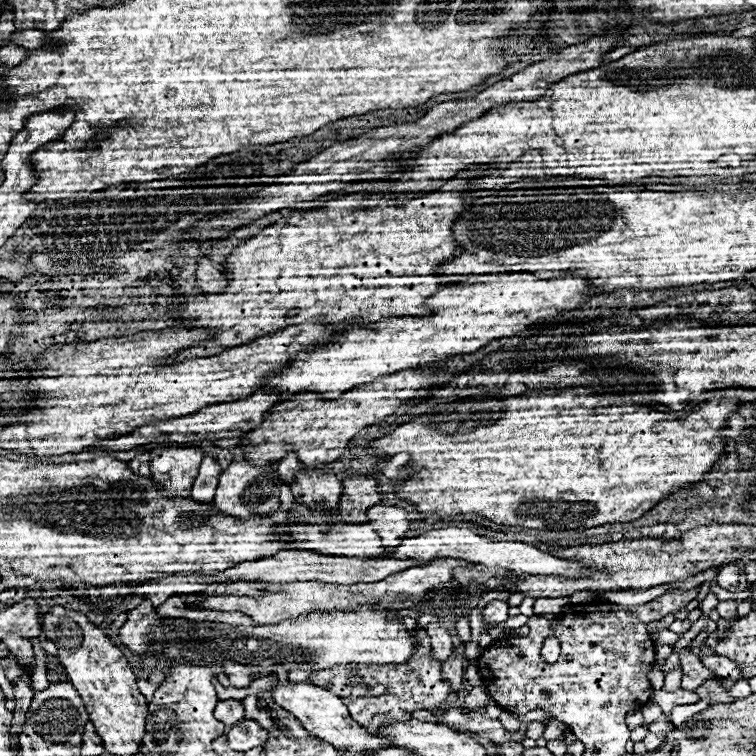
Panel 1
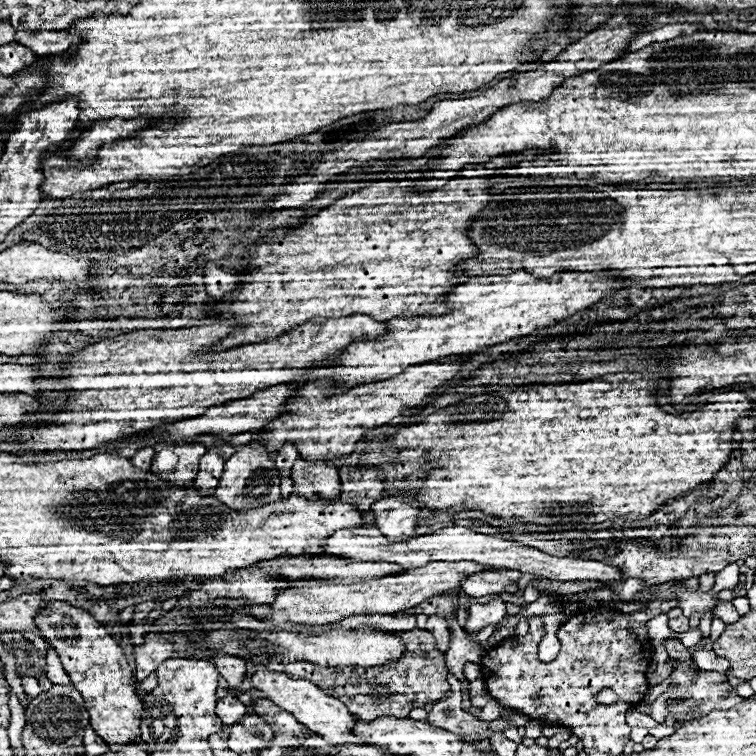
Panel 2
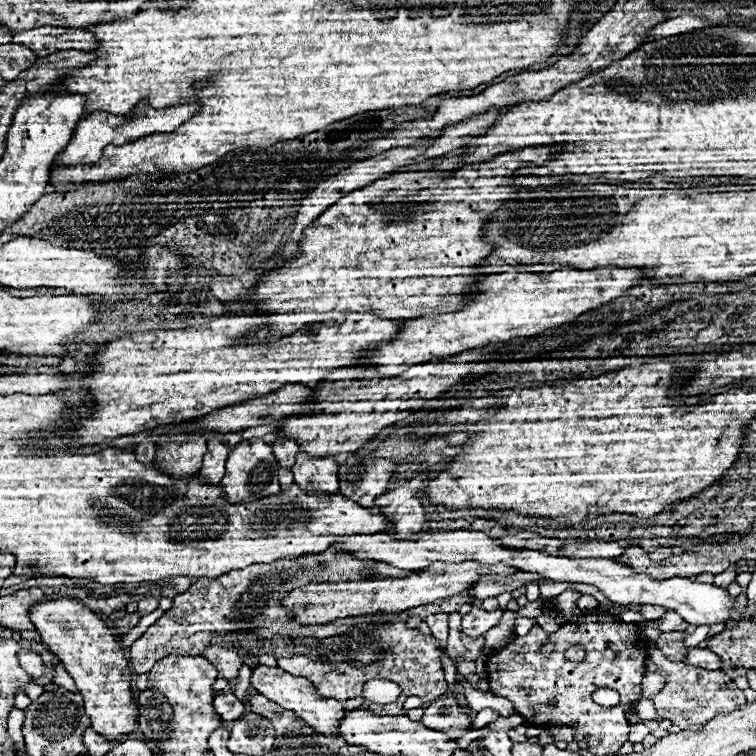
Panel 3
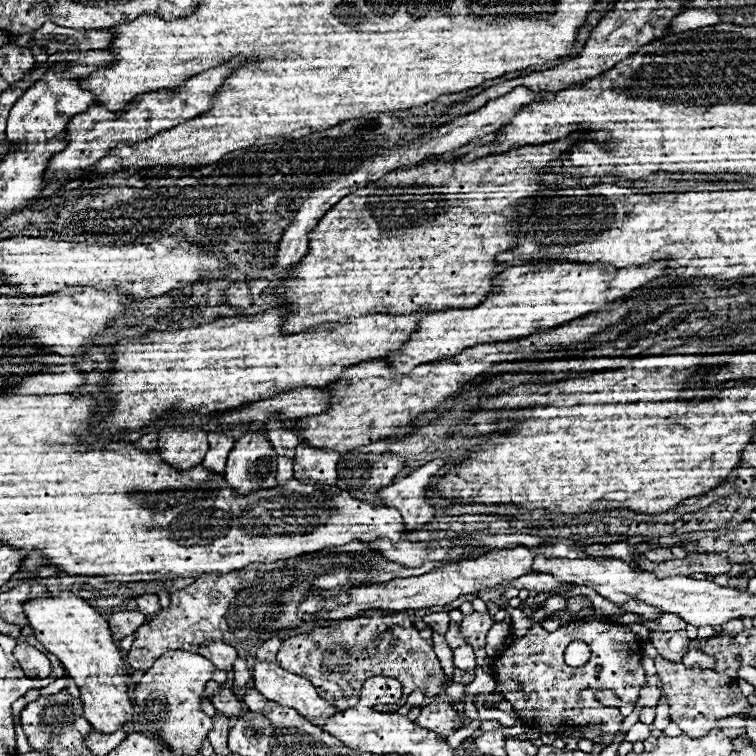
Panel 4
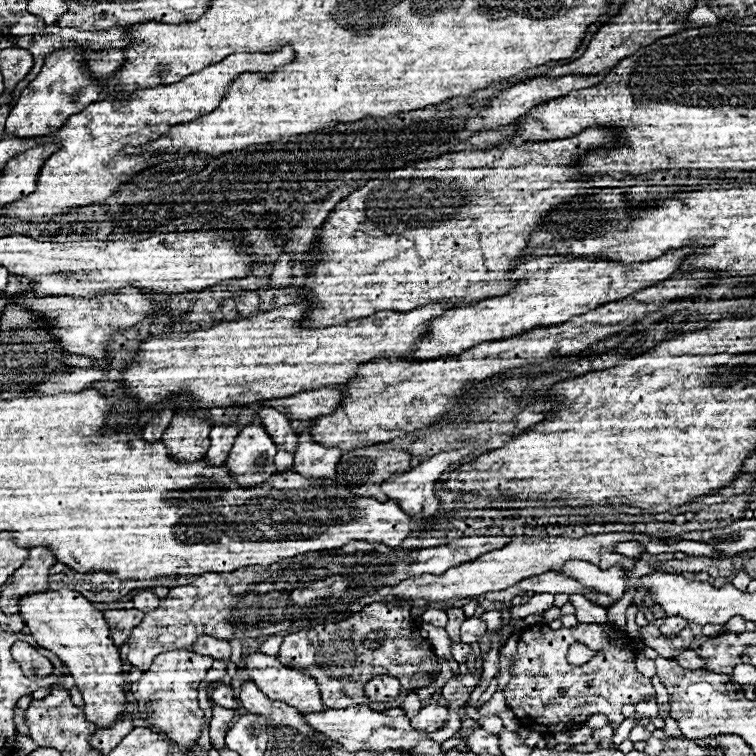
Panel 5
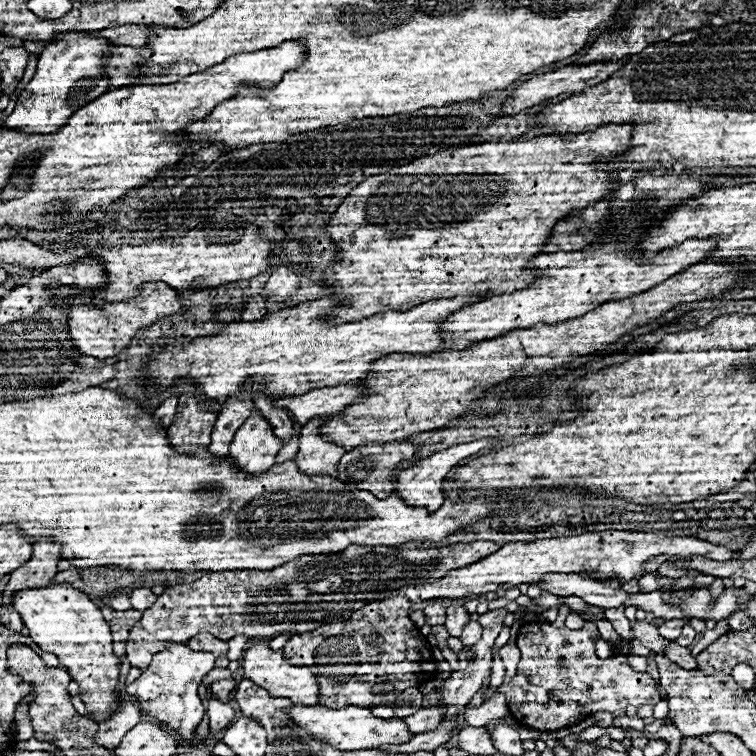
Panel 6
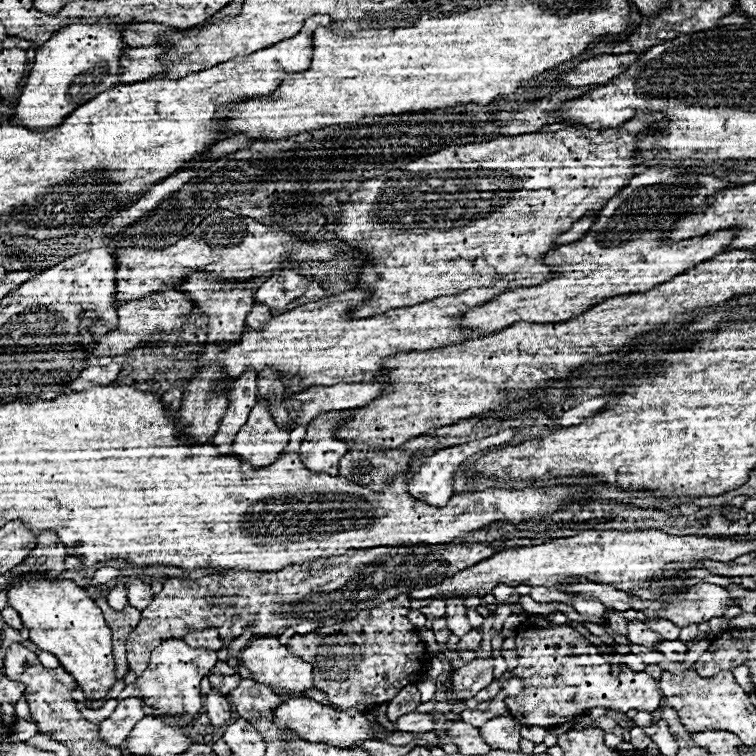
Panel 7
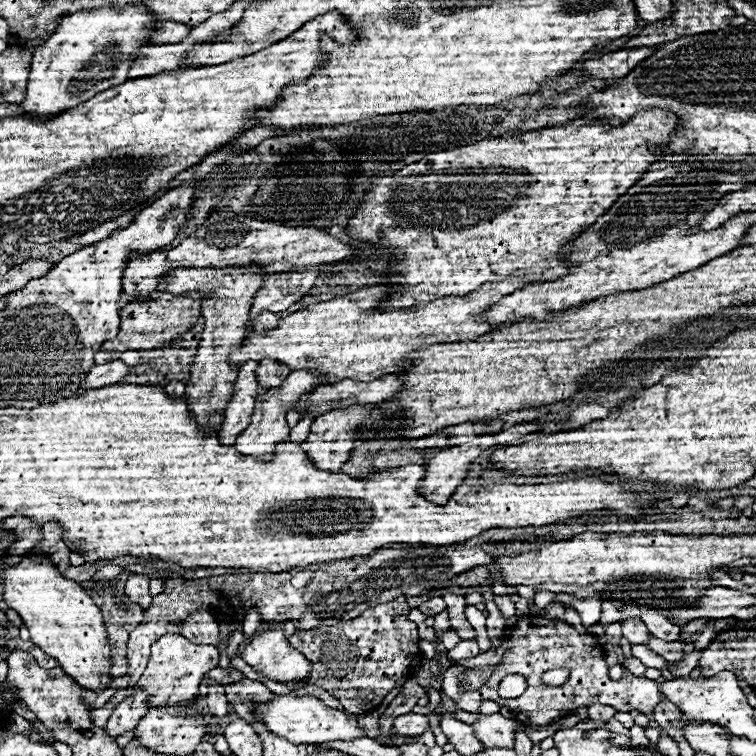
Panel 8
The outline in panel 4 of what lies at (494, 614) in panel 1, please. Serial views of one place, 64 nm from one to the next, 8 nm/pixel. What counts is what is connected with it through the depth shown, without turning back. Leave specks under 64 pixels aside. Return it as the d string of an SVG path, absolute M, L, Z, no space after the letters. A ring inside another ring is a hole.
M468 614L464 616L462 624L460 624L460 632L464 636L464 640L476 650L476 648L482 648L484 646L484 640L486 640L486 632L492 628L494 624L494 618L490 614Z

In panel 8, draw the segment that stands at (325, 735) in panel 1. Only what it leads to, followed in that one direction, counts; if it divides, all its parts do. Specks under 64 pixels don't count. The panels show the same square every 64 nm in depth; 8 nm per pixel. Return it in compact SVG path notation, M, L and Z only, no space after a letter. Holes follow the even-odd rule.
M276 626L256 634L244 646L242 658L256 672L276 682L298 682L310 674L310 662L306 662L296 648L290 648L284 630Z

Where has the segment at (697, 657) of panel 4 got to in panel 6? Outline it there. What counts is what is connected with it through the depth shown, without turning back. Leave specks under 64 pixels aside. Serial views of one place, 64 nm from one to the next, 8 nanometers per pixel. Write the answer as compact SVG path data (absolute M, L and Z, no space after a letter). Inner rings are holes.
M670 642L666 646L664 654L668 656L670 662L676 662L684 670L694 670L696 668L696 660L690 656L690 648L686 648L686 646L680 646L676 642Z

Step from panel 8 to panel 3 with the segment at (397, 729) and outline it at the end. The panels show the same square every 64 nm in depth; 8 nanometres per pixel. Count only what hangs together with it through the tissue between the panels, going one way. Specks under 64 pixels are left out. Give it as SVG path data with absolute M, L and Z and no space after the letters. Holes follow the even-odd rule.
M452 696L440 698L434 704L430 704L428 708L424 708L424 716L420 718L420 722L426 728L434 728L434 730L446 732L454 740L460 738L472 726L472 718L468 714L460 712L458 702Z

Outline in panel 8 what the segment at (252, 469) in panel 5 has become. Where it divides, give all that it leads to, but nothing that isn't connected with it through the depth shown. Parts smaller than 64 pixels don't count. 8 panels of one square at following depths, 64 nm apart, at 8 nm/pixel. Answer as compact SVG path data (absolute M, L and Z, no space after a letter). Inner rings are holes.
M294 370L282 386L278 388L270 388L266 390L266 394L258 396L258 404L254 408L252 414L252 422L250 426L238 436L236 440L236 448L238 452L246 452L250 456L258 456L258 460L268 460L270 452L274 452L274 444L278 444L278 440L286 440L290 436L290 428L286 428L286 414L290 408L294 408L302 396L310 394L314 388L322 386L324 382L320 382L320 374L312 372L312 370Z

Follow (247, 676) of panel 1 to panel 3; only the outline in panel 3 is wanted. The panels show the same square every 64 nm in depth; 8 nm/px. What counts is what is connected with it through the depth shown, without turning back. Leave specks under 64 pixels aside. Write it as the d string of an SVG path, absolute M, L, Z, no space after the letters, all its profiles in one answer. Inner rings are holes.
M208 646L202 656L206 656L206 660L210 660L222 678L226 680L234 680L238 676L238 668L242 664L242 658L230 650L230 648L224 648L224 646Z

